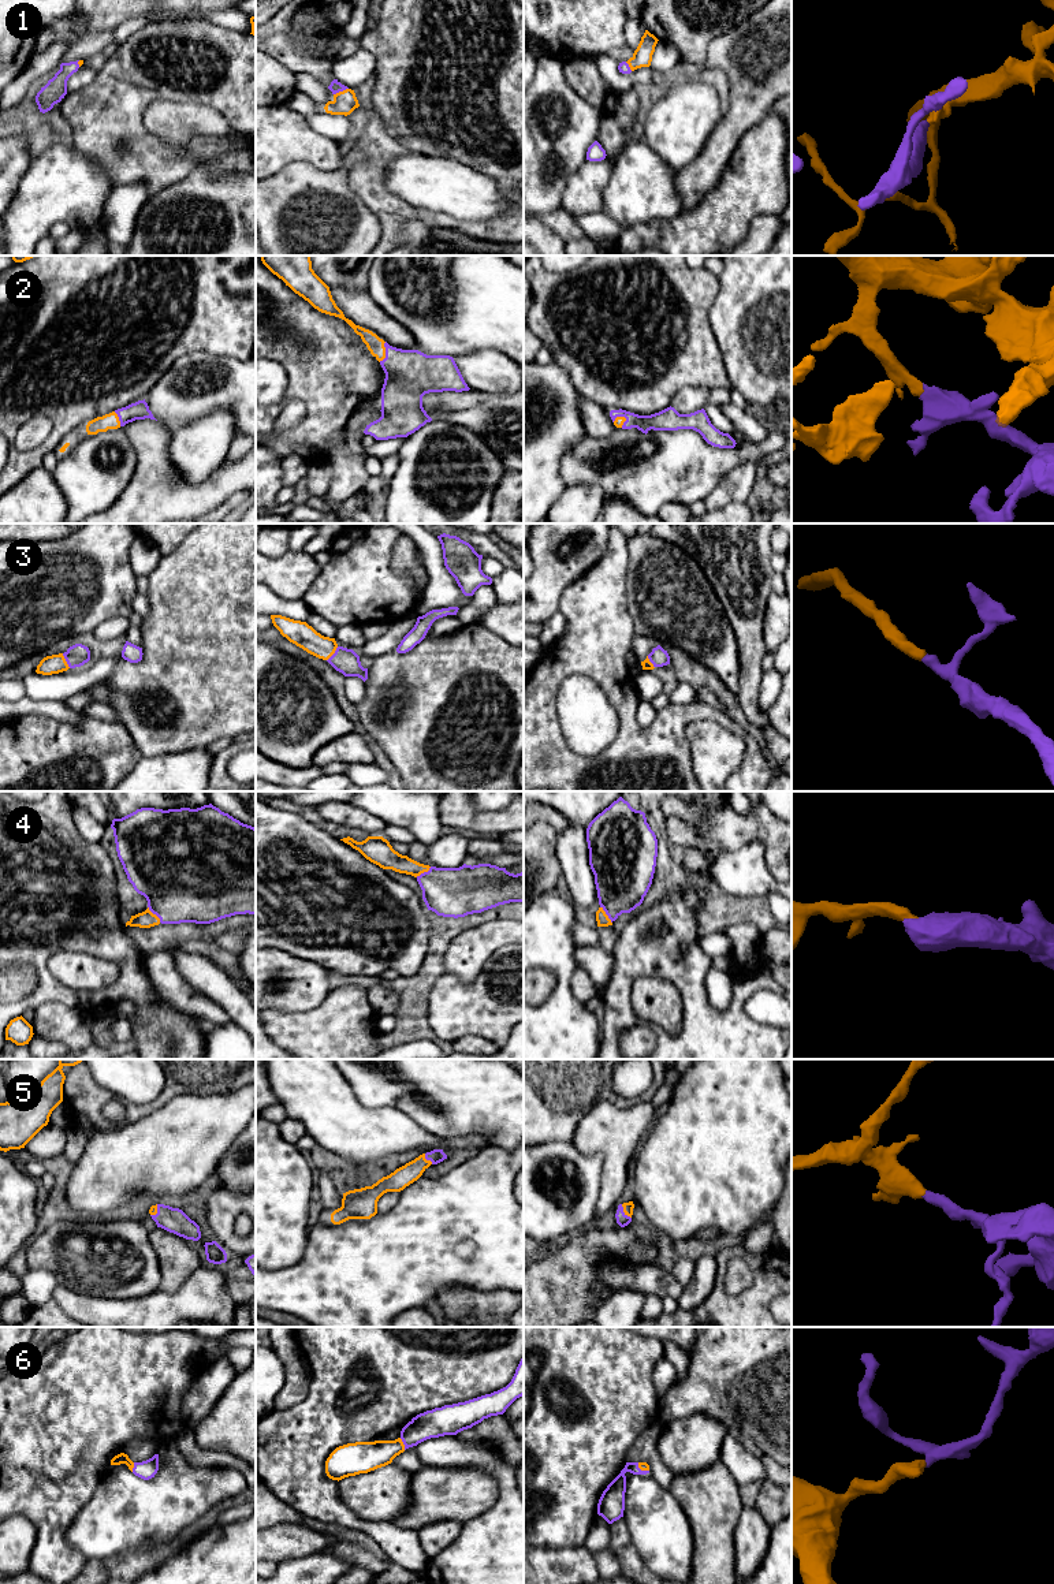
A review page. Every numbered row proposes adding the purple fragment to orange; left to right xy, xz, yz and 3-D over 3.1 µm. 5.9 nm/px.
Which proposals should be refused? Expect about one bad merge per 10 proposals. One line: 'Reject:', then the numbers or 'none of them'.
Reject: none of them

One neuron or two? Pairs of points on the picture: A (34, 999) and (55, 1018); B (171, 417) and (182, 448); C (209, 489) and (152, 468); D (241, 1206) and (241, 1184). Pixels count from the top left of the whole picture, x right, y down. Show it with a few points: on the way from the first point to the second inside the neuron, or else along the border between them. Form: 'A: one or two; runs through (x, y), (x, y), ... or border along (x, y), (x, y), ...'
A: two; border along (71, 1006), (44, 1002), (33, 1012)
B: two; border along (205, 417), (197, 417), (172, 433)
C: one; runs through (196, 491), (175, 491), (166, 481)
D: two; border along (218, 1185), (224, 1185), (241, 1195)

